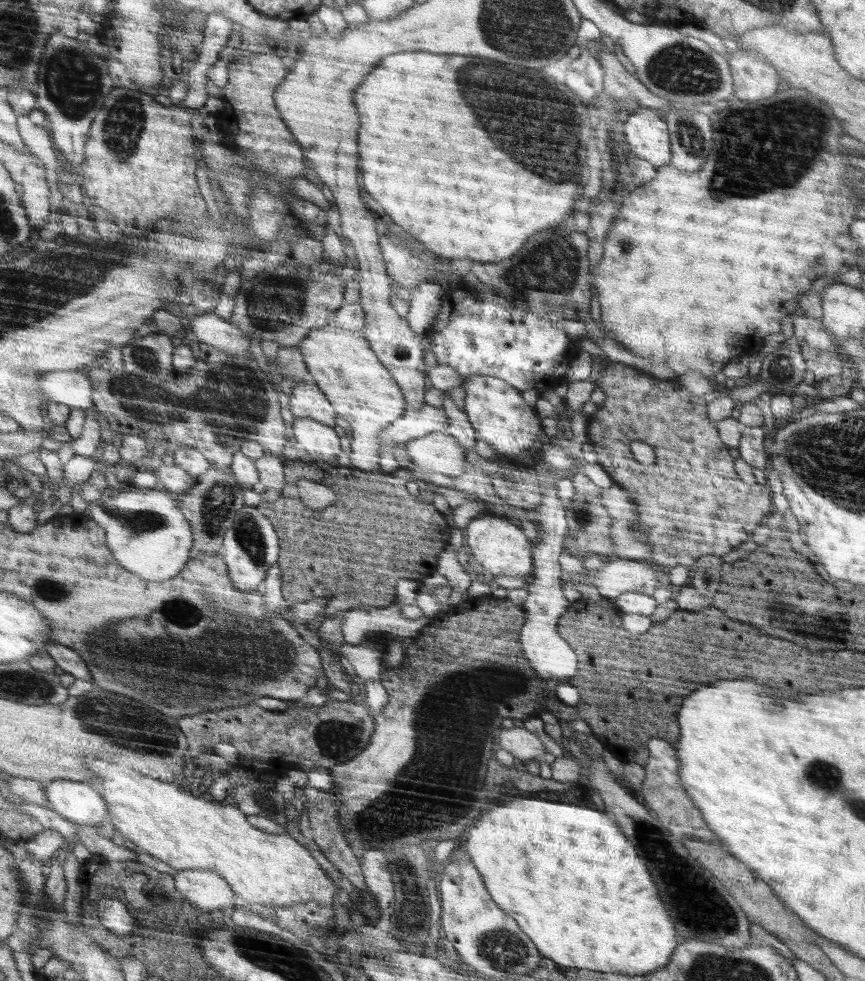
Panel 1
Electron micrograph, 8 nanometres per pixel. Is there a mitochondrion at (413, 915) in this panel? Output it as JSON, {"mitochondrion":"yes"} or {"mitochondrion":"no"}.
{"mitochondrion":"yes"}

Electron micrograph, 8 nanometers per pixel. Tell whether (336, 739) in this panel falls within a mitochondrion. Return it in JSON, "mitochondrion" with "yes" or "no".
{"mitochondrion":"yes"}

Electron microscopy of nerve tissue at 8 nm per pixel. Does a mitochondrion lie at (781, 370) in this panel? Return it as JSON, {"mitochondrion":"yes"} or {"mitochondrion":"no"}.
{"mitochondrion":"yes"}

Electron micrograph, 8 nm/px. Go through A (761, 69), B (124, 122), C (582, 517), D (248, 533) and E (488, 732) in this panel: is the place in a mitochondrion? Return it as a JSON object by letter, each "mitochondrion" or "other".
{"A":"other","B":"mitochondrion","C":"mitochondrion","D":"mitochondrion","E":"other"}

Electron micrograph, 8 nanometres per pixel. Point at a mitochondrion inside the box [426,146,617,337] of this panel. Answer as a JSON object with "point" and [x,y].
{"point":[556,273]}

